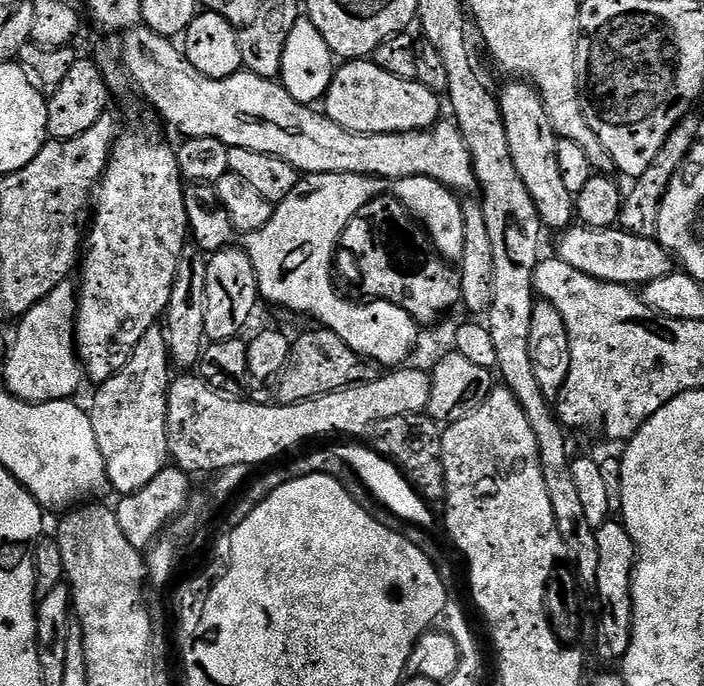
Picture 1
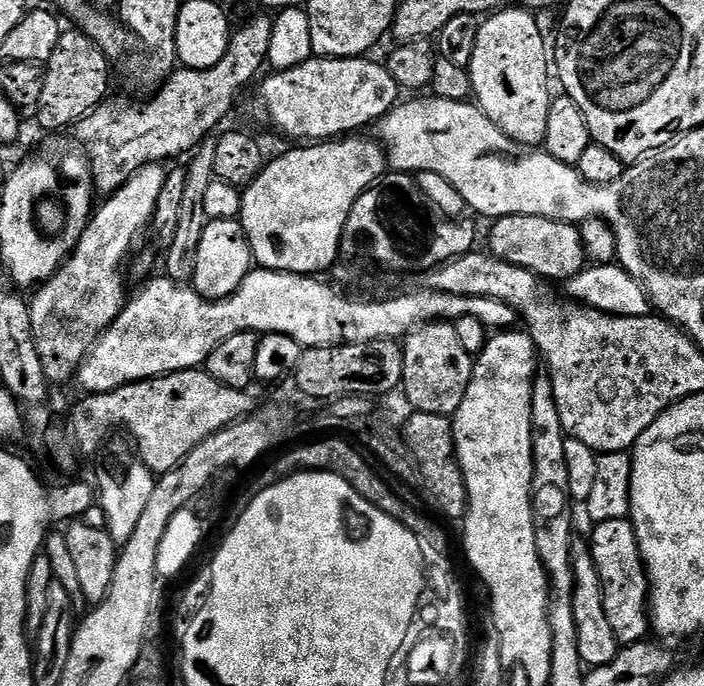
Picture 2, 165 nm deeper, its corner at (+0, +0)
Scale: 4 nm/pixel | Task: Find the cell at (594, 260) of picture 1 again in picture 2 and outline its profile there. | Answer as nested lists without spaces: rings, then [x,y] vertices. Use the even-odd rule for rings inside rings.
[[[528,217],[502,220],[495,227],[490,252],[497,260],[531,272],[545,282],[572,282],[585,271],[586,255],[579,227],[559,224],[556,220],[531,220]]]

